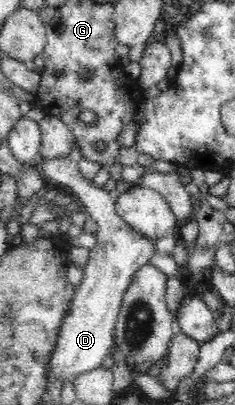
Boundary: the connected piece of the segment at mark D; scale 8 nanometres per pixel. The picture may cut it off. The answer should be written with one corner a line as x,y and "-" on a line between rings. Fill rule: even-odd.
71,156
61,158
39,157
43,174
51,186
60,186
75,194
97,224
97,244
90,250
89,262
83,268
80,285
75,288
73,300
61,320
60,334
55,342
51,360
47,364
48,380
75,380
83,372
101,367
103,359
114,347
115,328
122,298
131,284
135,273
146,265
155,254
155,241
145,235
135,233
127,221
117,214
116,202
104,189
95,188
87,179
83,179
77,159

